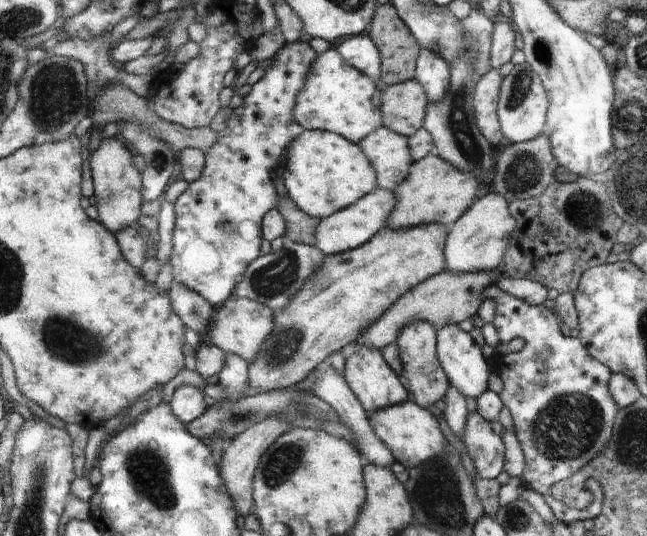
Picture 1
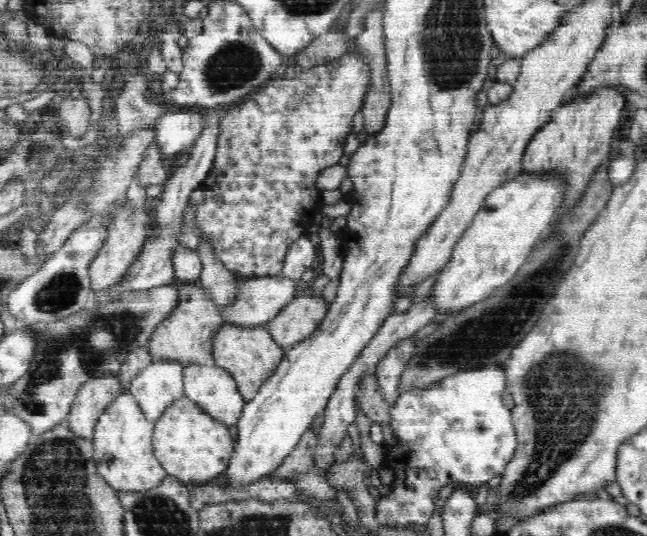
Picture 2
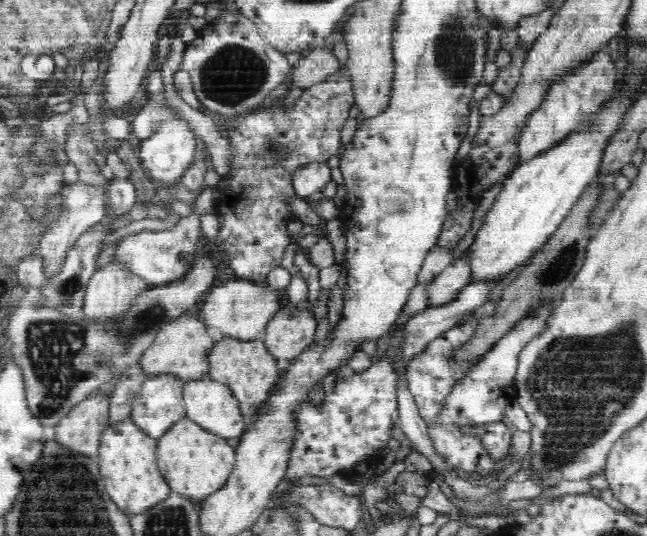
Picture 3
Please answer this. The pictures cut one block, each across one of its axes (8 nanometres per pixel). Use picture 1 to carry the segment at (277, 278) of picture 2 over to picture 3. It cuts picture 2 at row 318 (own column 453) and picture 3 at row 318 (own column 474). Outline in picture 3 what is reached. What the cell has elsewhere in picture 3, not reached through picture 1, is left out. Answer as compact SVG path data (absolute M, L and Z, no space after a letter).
M230 279L223 286L211 287L201 311L205 325L216 337L254 340L261 337L270 319L280 310L274 290L260 288L246 279Z

